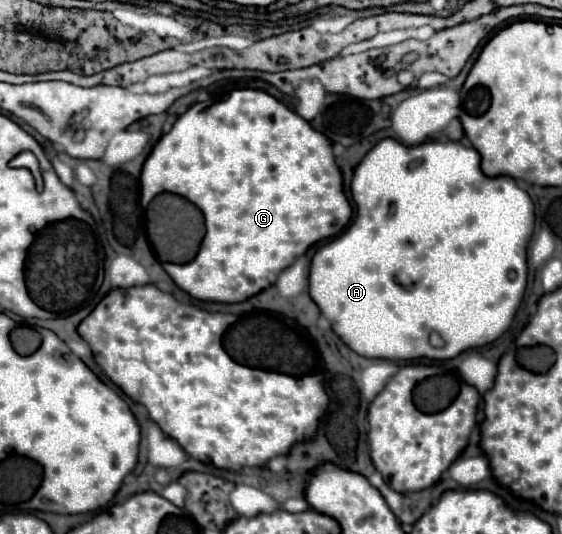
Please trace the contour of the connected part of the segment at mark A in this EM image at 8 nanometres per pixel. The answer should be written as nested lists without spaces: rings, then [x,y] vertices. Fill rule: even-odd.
[[[382,139],[374,149],[368,151],[368,155],[358,165],[358,171],[354,171],[352,179],[352,199],[356,203],[356,215],[350,223],[350,227],[340,233],[336,239],[322,245],[310,267],[310,295],[320,307],[322,315],[332,323],[332,329],[342,337],[342,341],[354,349],[356,353],[364,357],[382,357],[382,359],[396,359],[396,361],[408,361],[408,359],[452,359],[460,355],[466,349],[482,347],[492,341],[496,341],[512,323],[516,309],[524,297],[526,289],[526,247],[534,229],[534,205],[526,191],[522,191],[516,181],[508,175],[498,177],[486,177],[480,171],[480,155],[474,147],[464,147],[460,141],[426,141],[416,147],[406,147],[396,139]],[[436,331],[442,335],[446,345],[442,349],[436,349],[428,343],[430,333]]]

